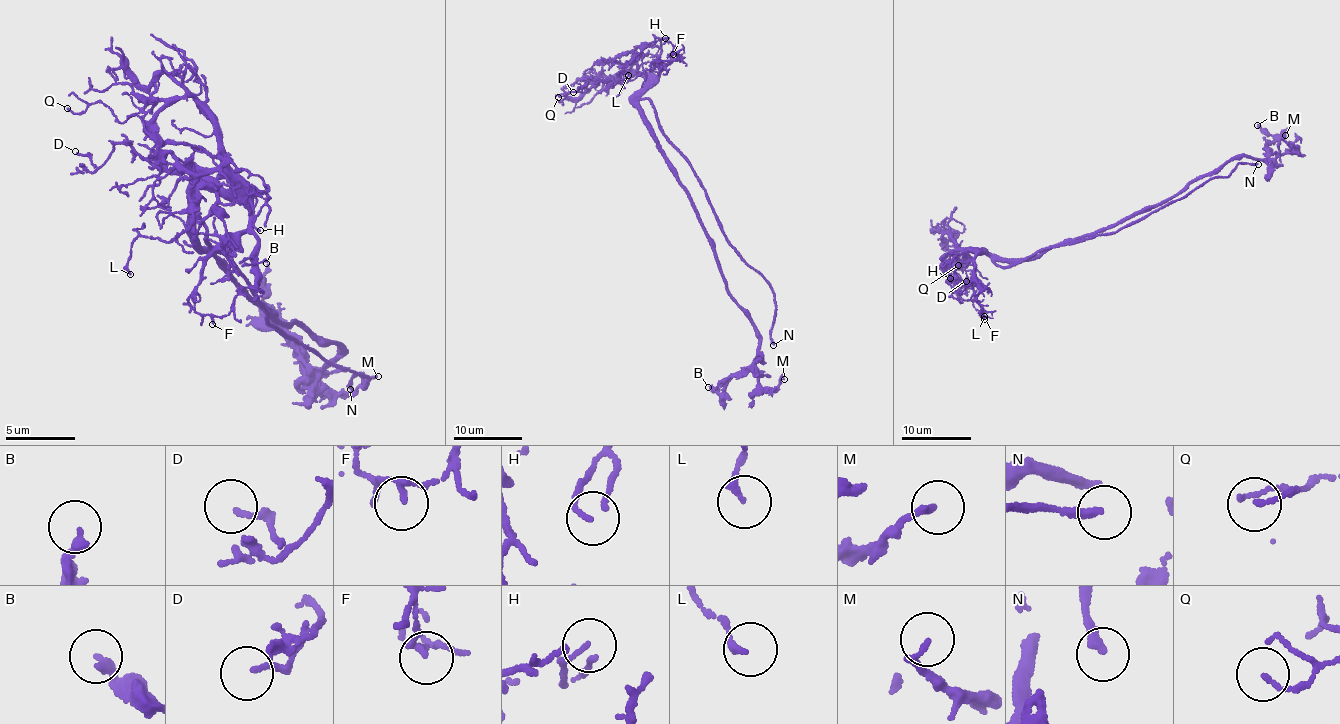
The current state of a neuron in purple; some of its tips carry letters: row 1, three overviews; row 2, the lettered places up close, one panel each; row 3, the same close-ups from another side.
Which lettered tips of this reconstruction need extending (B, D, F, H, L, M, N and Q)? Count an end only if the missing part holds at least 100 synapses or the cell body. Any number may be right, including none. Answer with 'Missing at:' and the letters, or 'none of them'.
Missing at: N

